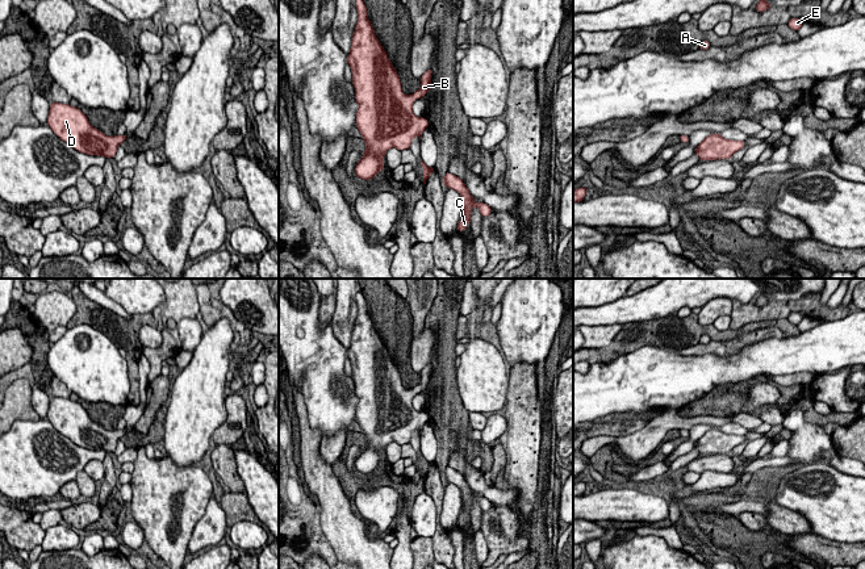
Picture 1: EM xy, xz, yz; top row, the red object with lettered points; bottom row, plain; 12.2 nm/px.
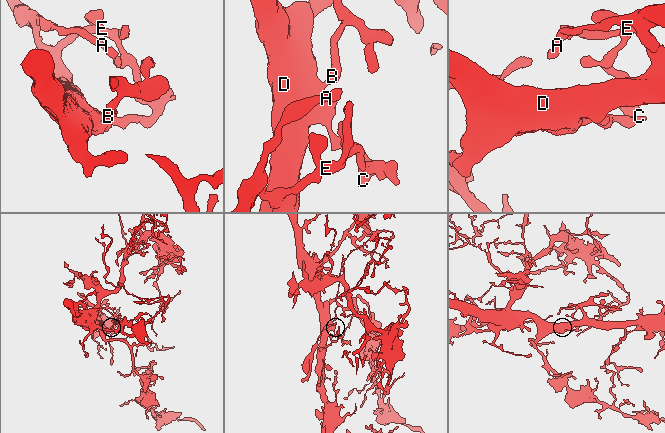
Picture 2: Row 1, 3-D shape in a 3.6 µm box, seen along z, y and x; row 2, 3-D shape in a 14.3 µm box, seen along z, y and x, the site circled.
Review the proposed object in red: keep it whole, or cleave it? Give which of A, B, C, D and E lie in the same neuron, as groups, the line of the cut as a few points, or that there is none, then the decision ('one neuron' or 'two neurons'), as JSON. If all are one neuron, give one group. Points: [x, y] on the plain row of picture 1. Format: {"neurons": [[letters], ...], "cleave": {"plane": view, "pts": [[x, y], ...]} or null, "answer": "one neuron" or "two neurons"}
{"neurons": [["A", "B", "C", "D", "E"]], "cleave": null, "answer": "one neuron"}

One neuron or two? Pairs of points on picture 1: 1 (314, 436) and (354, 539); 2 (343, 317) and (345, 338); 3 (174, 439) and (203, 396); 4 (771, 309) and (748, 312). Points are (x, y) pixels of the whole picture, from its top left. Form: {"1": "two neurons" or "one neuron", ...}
{"1": "one neuron", "2": "one neuron", "3": "one neuron", "4": "one neuron"}

